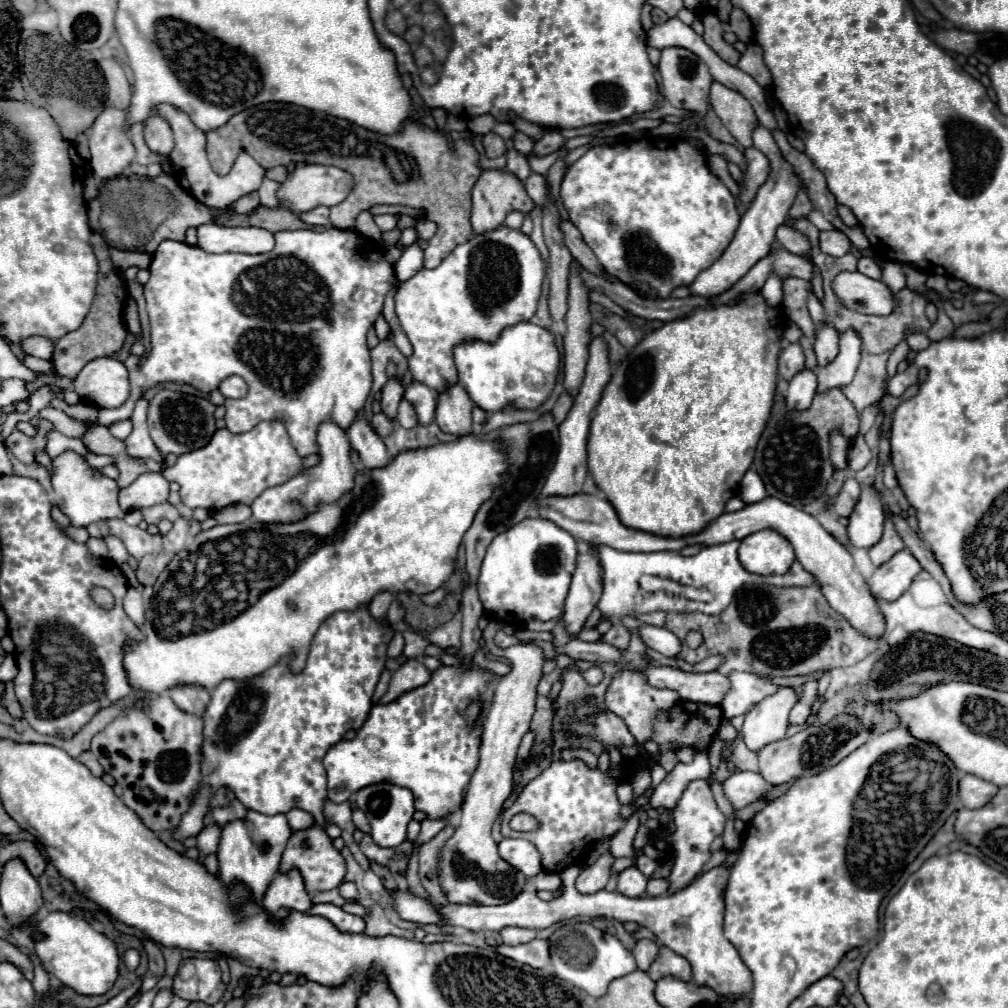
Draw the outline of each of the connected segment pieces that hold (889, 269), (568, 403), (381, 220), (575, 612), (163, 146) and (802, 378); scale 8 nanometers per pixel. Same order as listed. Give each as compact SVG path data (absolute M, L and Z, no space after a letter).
M888 262L882 270L882 282L896 294L906 286L906 278L902 272L902 266L898 262Z
M566 392L558 398L558 402L556 402L556 406L554 406L554 410L552 410L552 416L554 416L554 422L556 424L562 424L564 422L564 418L566 418L566 414L570 412L570 408L572 408L572 396L568 396Z
M390 214L374 216L374 222L376 222L376 226L378 226L382 232L388 232L388 230L394 230L394 228L396 228L396 216L390 216Z
M588 548L588 552L582 552L578 556L578 568L572 576L572 586L566 596L564 606L564 628L568 634L576 636L594 606L600 600L602 592L602 568L596 560L594 548Z
M150 112L150 116L144 120L144 140L152 152L160 152L164 156L168 156L168 152L174 148L172 130L156 112Z
M808 368L800 370L788 384L788 392L786 392L788 408L796 408L796 410L808 408L816 394L816 388L818 388L816 372L808 370Z

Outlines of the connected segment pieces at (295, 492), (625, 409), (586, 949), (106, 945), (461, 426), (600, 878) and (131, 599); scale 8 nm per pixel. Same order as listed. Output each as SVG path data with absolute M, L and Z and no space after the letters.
M326 422L318 428L318 446L320 446L318 454L322 456L320 464L314 468L308 468L304 474L294 476L292 480L288 480L280 486L266 488L260 494L260 498L256 498L252 504L254 520L258 520L262 524L300 522L308 514L312 514L318 508L318 504L338 502L346 492L350 492L354 488L356 468L350 460L350 442L346 438L346 432L340 426Z
M744 294L742 302L736 306L716 306L716 308L698 308L692 316L684 320L666 322L662 328L646 334L642 342L630 350L628 358L620 362L620 368L614 372L612 380L602 392L602 398L596 406L596 412L592 416L590 424L590 436L588 436L588 470L596 486L606 494L608 502L614 506L620 522L628 528L636 528L642 532L650 532L664 538L684 538L702 532L712 520L716 520L722 512L726 502L736 496L736 488L744 476L744 472L752 464L752 452L756 448L756 440L760 438L760 432L764 430L764 424L768 420L768 412L772 408L772 396L776 392L776 360L784 344L784 328L786 318L782 318L782 312L768 308L764 298L760 294Z
M572 922L558 928L548 938L548 944L550 944L550 964L554 968L554 974L560 980L588 992L594 998L602 996L604 988L608 988L612 980L636 970L634 956L622 946L622 942L616 936L606 934L588 922Z
M46 912L38 922L38 932L46 934L46 938L34 942L34 952L38 954L42 966L64 986L70 986L74 992L84 996L102 996L114 986L120 964L116 944L104 934L96 932L82 916Z
M460 384L450 386L446 392L438 396L436 422L440 430L454 434L454 436L470 434L472 432L472 408L474 408L474 402L468 396L468 392L462 390Z
M606 850L602 856L598 856L592 864L588 864L578 880L576 880L576 888L582 894L594 894L598 890L602 890L608 882L608 878L612 876L612 864L614 864L614 856L610 854L610 850Z
M128 588L128 594L124 598L124 610L134 624L138 624L138 626L144 624L144 600L142 600L140 590Z

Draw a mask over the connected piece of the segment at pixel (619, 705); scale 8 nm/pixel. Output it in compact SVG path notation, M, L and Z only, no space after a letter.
M624 670L618 676L614 676L614 680L612 680L612 684L610 684L608 692L606 692L604 704L614 714L624 718L624 722L630 728L630 732L636 736L638 744L644 744L652 736L652 728L650 726L652 726L652 720L656 718L656 712L664 710L664 708L672 708L672 704L676 704L678 698L680 696L676 696L676 692L672 692L672 690L658 690L658 688L648 686L648 682L644 680L644 676L640 676L640 672Z

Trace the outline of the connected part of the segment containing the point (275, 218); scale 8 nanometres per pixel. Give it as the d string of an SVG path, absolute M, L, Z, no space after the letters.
M260 206L250 216L238 216L232 212L224 212L224 214L220 214L220 218L216 218L216 222L224 224L224 226L258 226L258 228L264 228L272 234L282 232L282 230L300 230L300 228L322 230L322 226L310 226L310 224L302 222L296 214L292 214L280 206L278 208Z

